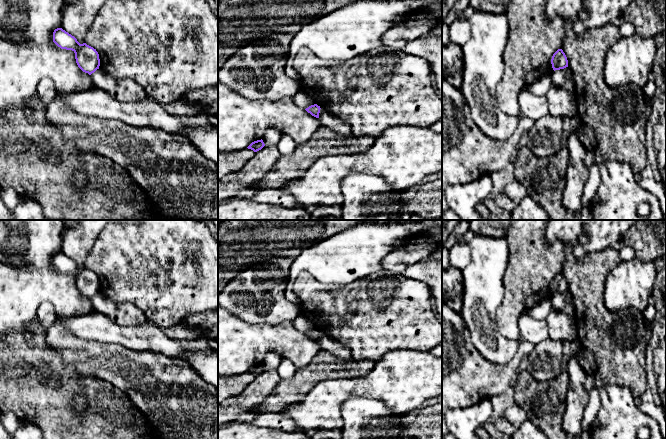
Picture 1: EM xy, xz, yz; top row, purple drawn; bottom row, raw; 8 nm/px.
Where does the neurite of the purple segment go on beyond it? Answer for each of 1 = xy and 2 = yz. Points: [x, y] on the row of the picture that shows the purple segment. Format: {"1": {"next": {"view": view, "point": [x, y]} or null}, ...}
{"1": {"next": null}, "2": {"next": null}}

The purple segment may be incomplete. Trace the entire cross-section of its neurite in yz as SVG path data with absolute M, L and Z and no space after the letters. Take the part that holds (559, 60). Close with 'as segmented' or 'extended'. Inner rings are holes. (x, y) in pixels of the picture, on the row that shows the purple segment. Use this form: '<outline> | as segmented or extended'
M558 49L553 54L551 64L554 71L568 67L568 60L562 49Z | as segmented

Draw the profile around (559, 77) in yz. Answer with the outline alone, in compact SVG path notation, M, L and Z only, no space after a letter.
M569 67L553 71L553 73L551 74L553 86L561 88L565 83L568 74L569 74Z

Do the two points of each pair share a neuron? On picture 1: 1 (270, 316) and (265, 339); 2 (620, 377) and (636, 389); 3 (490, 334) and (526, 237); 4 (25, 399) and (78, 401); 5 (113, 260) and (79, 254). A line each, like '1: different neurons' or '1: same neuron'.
1: different neurons
2: same neuron
3: different neurons
4: different neurons
5: different neurons

